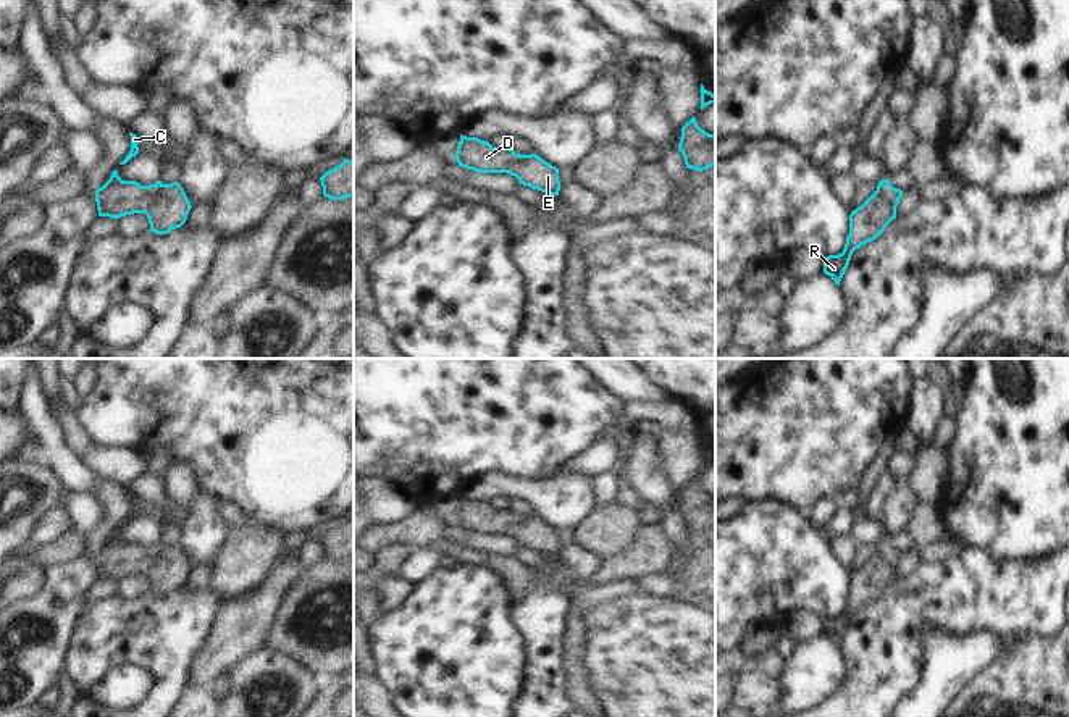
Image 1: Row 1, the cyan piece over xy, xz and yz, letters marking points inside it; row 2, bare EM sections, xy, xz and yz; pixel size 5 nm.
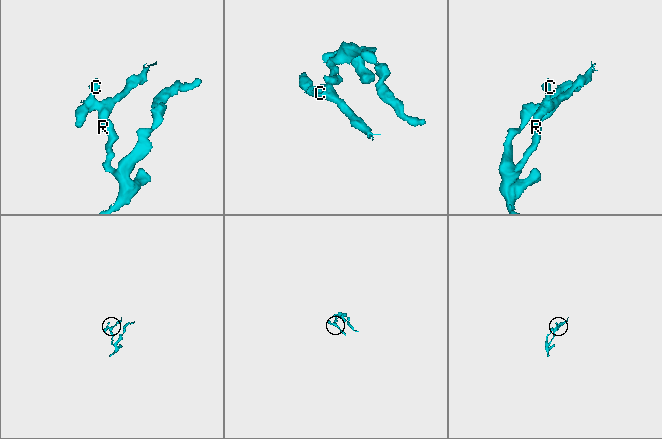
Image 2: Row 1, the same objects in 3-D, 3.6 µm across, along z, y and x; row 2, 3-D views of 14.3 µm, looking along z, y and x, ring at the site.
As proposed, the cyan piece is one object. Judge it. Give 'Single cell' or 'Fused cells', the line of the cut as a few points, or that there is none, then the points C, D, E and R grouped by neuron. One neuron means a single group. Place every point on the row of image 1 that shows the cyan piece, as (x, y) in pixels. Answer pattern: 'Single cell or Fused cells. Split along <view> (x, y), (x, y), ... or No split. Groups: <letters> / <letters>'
Single cell. No split. Groups: C D E R

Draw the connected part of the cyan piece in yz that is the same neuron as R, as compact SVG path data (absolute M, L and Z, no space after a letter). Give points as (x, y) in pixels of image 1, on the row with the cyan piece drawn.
M882 179L877 191L849 215L849 234L841 254L824 258L824 273L828 275L835 284L840 281L849 265L851 255L861 245L877 239L888 223L896 218L896 207L903 195L901 189Z

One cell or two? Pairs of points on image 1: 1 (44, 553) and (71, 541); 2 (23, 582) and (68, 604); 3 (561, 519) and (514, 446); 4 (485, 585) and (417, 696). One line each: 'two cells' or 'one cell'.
1: one cell
2: two cells
3: two cells
4: one cell

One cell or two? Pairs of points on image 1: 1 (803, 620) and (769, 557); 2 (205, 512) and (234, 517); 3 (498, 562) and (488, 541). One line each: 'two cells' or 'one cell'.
1: two cells
2: two cells
3: two cells

